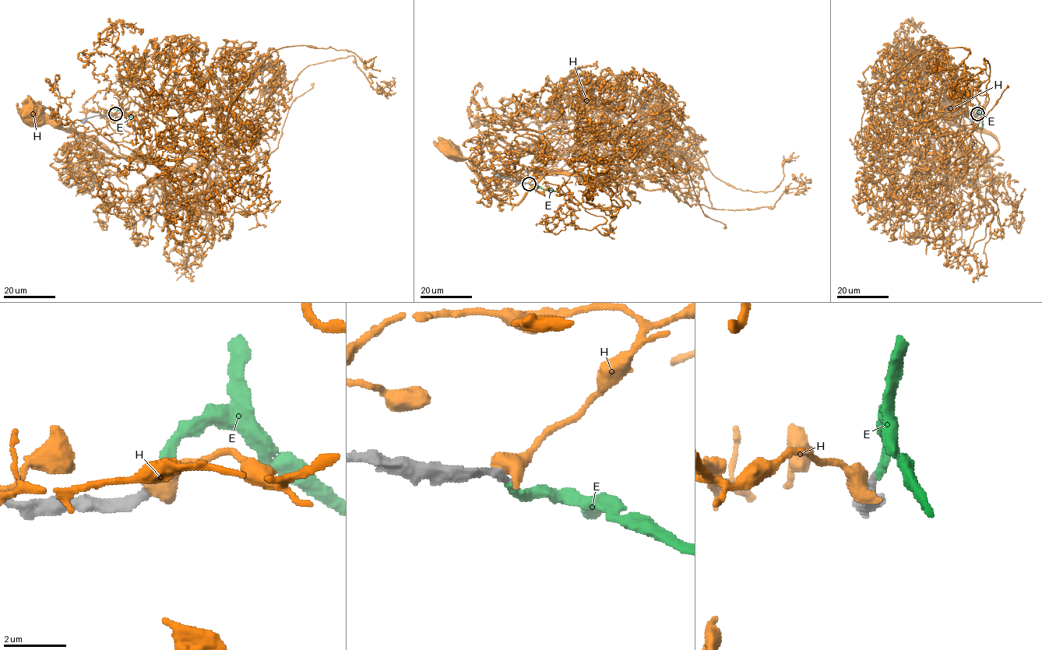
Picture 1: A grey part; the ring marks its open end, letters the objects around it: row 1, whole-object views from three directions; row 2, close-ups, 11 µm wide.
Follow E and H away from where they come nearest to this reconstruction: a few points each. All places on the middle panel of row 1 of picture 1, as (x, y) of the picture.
E: (529, 184), (547, 189)
H: (528, 183), (579, 165), (633, 173), (545, 174), (506, 203), (447, 149)

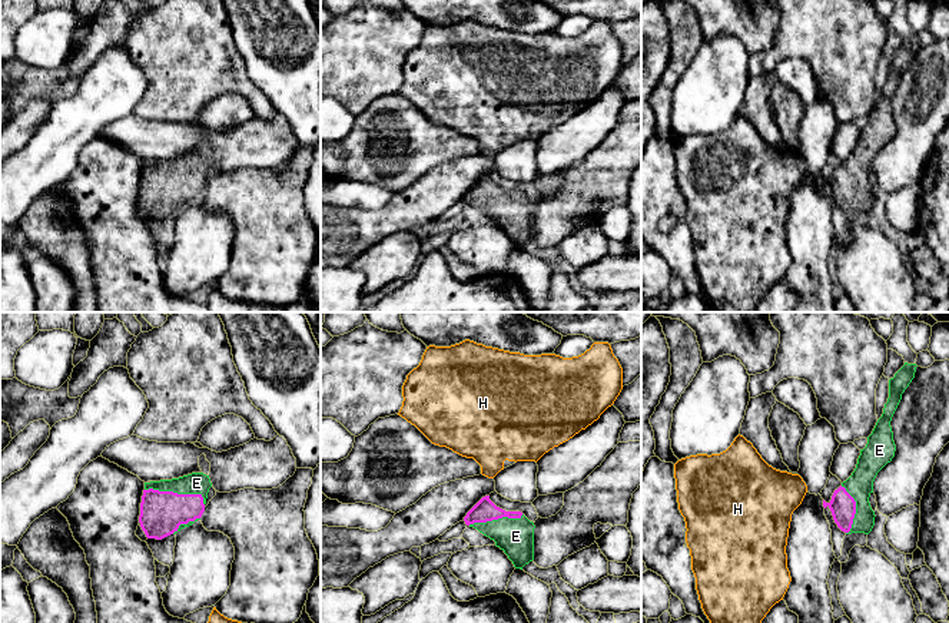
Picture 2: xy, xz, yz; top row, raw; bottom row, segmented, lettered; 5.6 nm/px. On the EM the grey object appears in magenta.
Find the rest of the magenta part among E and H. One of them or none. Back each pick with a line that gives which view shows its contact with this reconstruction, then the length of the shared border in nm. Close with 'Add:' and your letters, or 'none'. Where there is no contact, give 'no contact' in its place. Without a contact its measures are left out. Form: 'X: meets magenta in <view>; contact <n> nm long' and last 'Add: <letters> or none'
E: meets magenta in xy; contact 340 nm long
Add: E

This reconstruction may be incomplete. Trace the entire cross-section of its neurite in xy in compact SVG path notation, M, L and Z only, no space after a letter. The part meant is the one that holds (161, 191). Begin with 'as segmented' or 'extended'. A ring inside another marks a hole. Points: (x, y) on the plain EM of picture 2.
extended; M203 152L145 162L139 202L146 216L162 219L200 199L210 166Z

